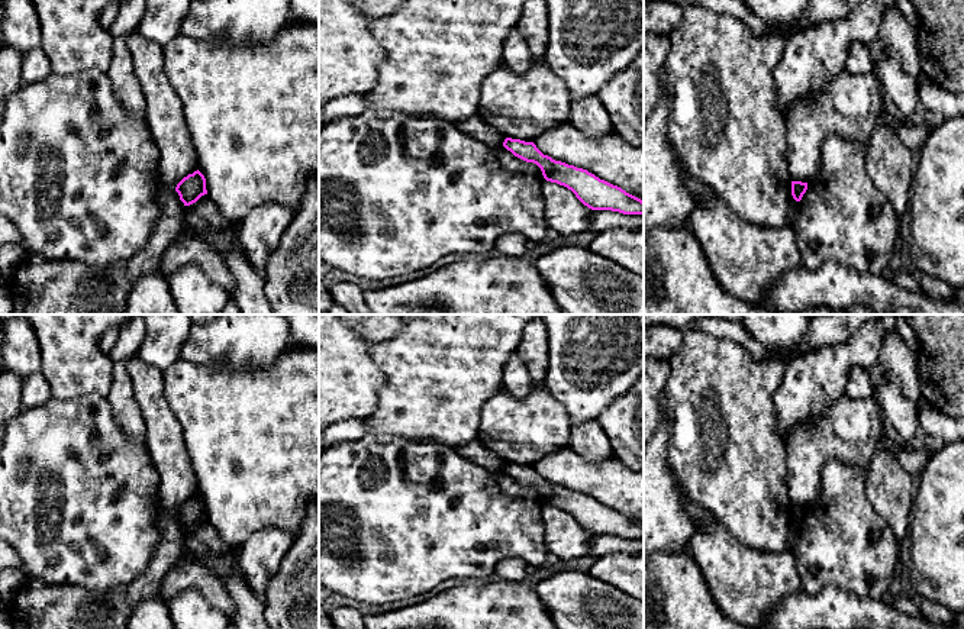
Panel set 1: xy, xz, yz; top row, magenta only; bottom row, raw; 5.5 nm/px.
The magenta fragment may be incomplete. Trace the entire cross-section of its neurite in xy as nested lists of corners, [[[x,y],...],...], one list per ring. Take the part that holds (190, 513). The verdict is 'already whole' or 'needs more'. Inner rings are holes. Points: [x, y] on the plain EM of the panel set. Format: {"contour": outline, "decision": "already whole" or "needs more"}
{"contour": [[[197,494],[193,499],[184,501],[175,512],[175,516],[180,520],[180,525],[184,530],[196,528],[201,520],[207,519],[206,503]]], "decision": "already whole"}

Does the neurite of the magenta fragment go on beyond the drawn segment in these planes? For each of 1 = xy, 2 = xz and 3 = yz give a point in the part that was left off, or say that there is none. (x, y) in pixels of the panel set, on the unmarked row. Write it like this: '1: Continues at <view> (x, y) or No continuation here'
1: No continuation here
2: No continuation here
3: No continuation here

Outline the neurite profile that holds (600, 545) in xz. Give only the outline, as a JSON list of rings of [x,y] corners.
[[[594,535],[590,539],[589,555],[599,558],[607,554],[644,554],[644,539]]]

